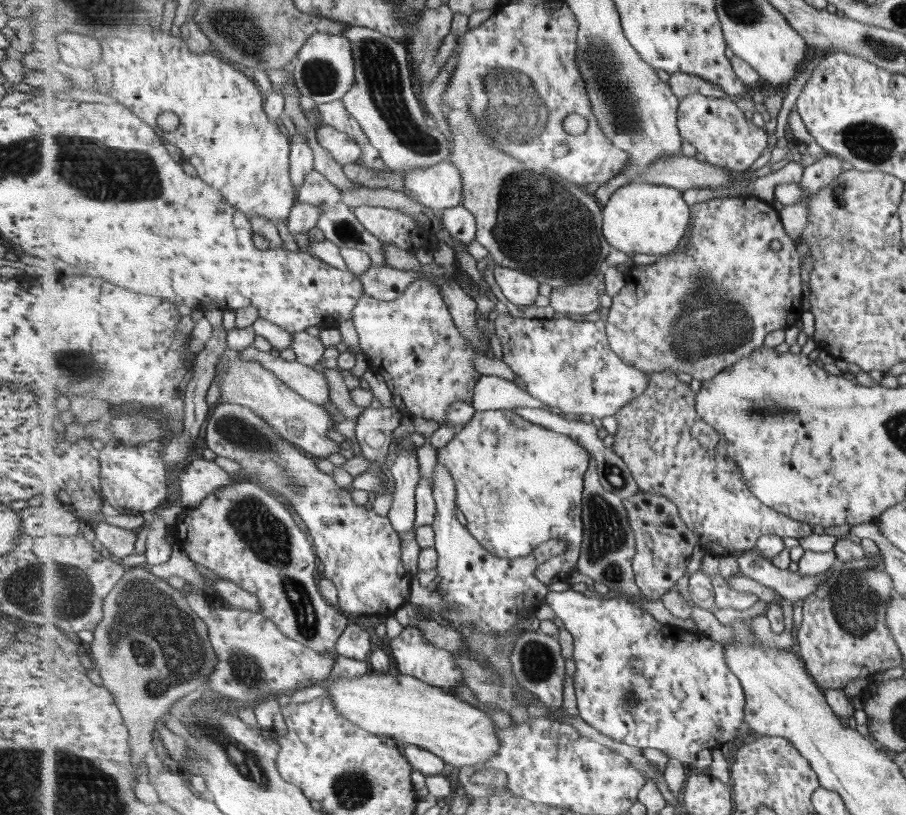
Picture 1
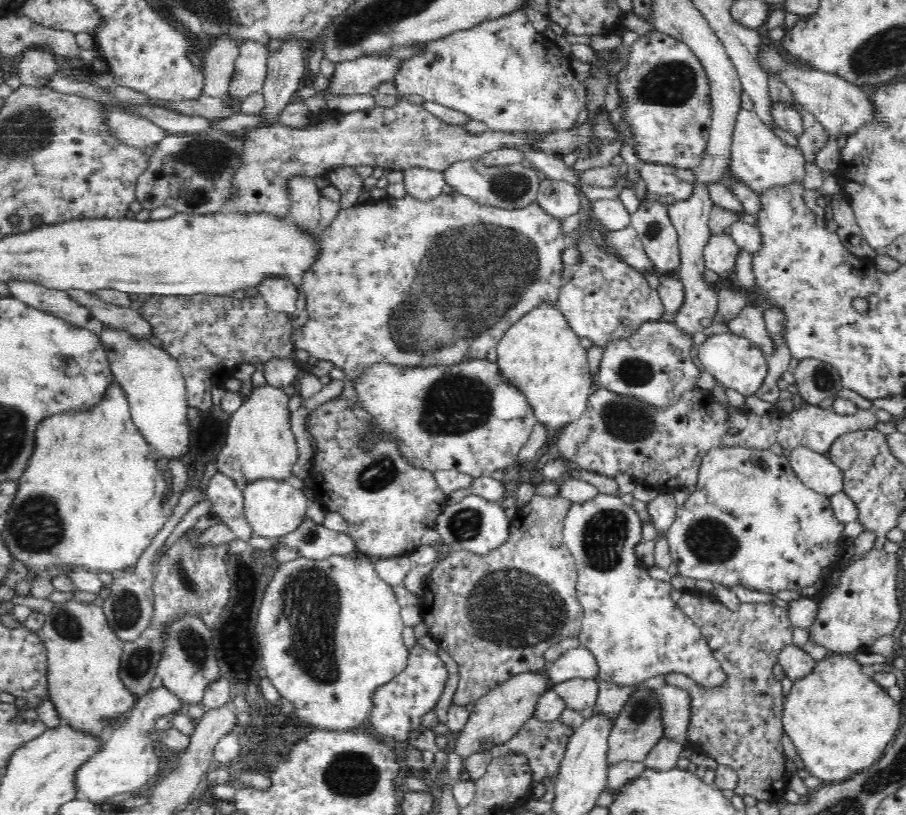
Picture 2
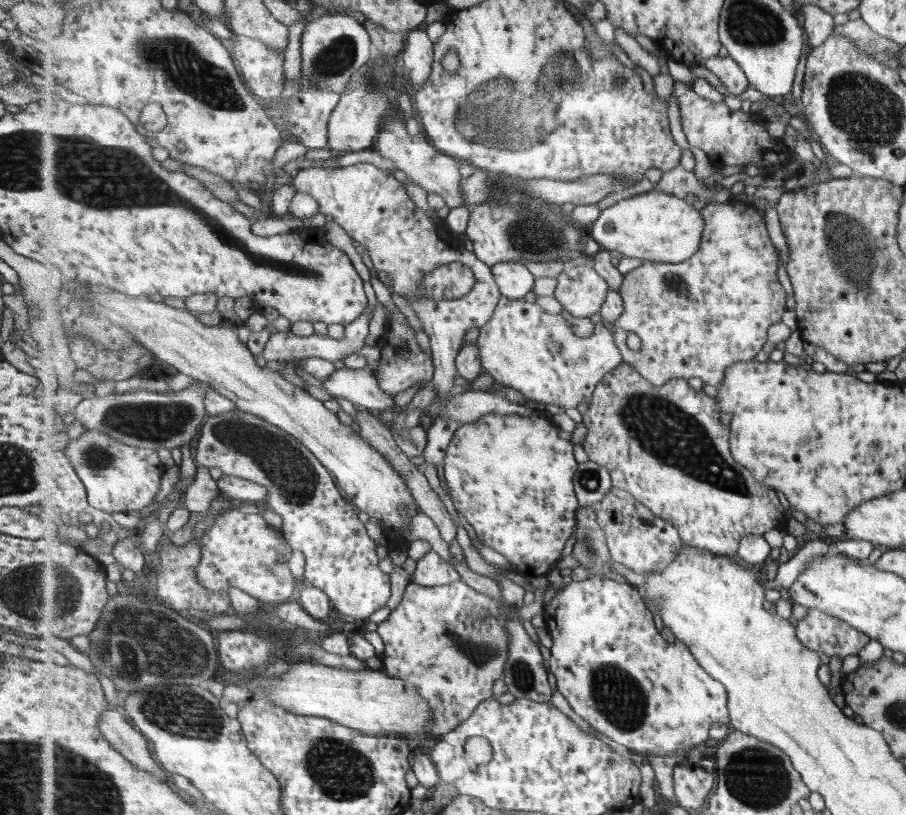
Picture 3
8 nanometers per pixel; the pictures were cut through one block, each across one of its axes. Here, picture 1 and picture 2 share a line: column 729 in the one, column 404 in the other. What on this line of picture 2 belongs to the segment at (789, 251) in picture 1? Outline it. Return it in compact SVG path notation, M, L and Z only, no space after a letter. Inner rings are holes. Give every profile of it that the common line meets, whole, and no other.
M444 193L432 200L418 200L406 195L402 198L375 199L364 204L357 204L348 209L340 209L330 226L321 230L319 236L319 258L304 273L303 283L300 285L305 292L306 309L310 318L302 328L292 328L292 342L296 349L302 348L311 356L311 361L332 363L335 368L346 372L346 383L354 384L366 375L368 367L376 363L402 364L402 352L410 354L428 354L444 348L454 348L462 360L458 364L469 360L486 359L487 354L495 349L497 342L512 324L515 324L524 313L534 308L540 300L547 300L557 304L560 292L561 270L563 262L561 252L566 246L566 239L561 232L561 223L556 218L546 214L536 202L520 209L504 209L478 204L475 200L460 193Z

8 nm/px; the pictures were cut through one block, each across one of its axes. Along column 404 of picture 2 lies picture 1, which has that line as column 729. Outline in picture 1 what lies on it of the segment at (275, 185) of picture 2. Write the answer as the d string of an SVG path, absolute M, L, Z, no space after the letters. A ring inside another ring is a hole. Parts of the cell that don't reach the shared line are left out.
M698 92L686 96L679 102L678 127L682 138L696 146L712 165L729 167L735 172L747 172L767 148L767 132L745 120L734 98L715 98Z

